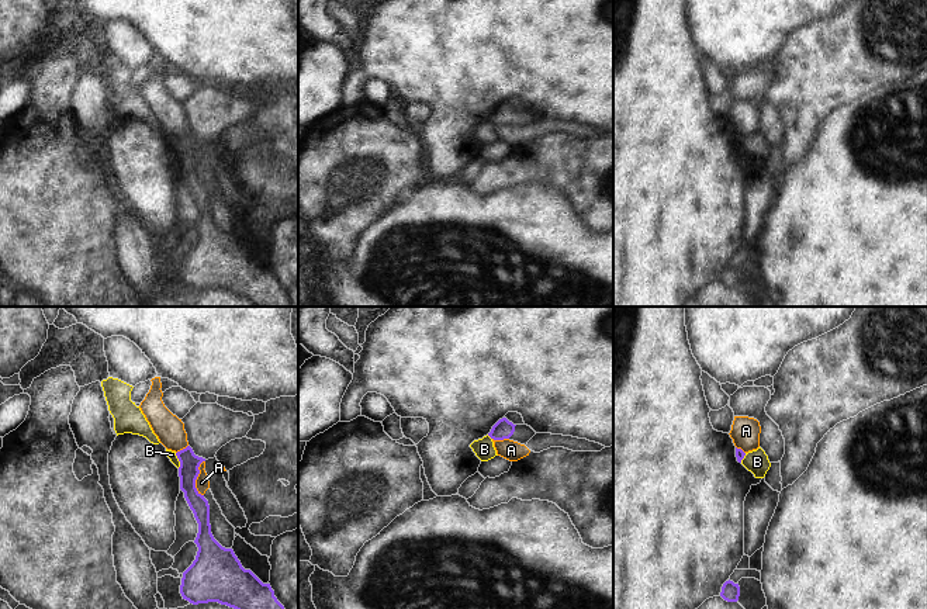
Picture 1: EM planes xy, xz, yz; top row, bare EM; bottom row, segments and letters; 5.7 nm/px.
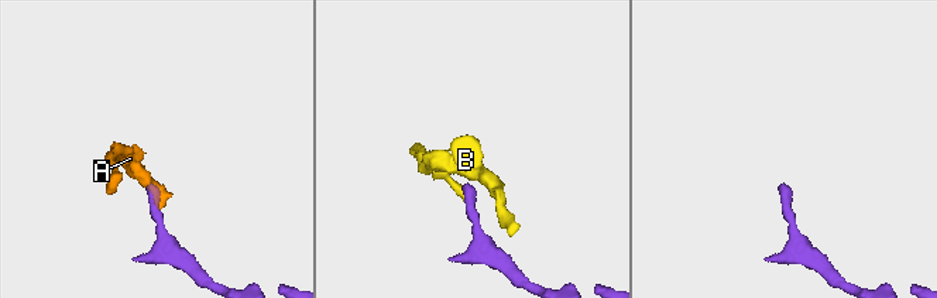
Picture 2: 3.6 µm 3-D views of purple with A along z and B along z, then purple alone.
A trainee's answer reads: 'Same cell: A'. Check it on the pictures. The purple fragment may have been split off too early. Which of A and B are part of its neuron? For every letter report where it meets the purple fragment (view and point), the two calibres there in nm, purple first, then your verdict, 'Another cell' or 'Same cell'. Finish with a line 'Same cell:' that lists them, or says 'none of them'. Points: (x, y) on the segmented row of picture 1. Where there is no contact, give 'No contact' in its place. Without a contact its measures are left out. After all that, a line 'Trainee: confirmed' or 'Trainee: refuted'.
A: Touches purple at xy (196, 478). Thickness 120 nm (purple) against 80 nm. Another cell
B: Touches purple at xy (179, 460). Thickness 120 nm (purple) against 50 nm. Another cell
Same cell: none of them.
Trainee: refuted

